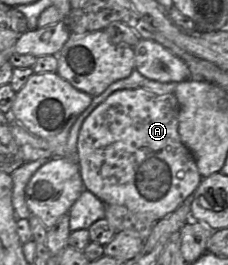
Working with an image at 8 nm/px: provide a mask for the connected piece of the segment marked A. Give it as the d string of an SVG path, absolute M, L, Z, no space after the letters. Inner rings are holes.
M142 88L112 93L84 120L79 132L76 161L85 189L104 204L153 214L158 220L175 211L187 197L192 197L203 179L192 153L180 139L178 115L179 105L174 93L157 94Z

